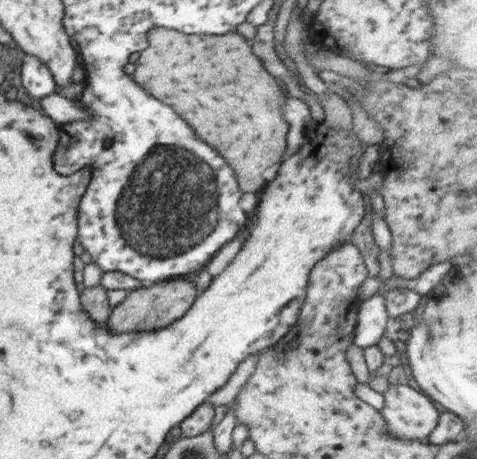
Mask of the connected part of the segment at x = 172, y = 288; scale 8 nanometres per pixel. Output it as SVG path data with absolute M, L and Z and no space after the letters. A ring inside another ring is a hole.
M192 277L161 281L148 288L141 286L139 289L130 291L124 301L113 308L105 326L114 335L162 329L182 319L196 301L197 296L197 287Z

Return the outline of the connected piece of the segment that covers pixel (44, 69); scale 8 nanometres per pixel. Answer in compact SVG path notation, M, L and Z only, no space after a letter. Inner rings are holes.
M26 55L20 66L21 85L26 89L30 98L44 98L49 94L56 93L57 84L48 66L39 58Z

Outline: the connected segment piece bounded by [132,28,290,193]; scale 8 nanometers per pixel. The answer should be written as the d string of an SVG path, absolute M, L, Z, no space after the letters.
M154 28L148 34L150 46L138 56L136 72L132 74L134 80L150 92L160 102L172 106L176 114L180 114L196 134L216 148L224 160L234 168L238 184L243 193L260 190L264 184L264 172L282 160L286 150L286 134L288 122L282 118L282 104L284 94L280 92L278 82L264 70L260 60L254 56L250 41L240 34L224 34L224 36L190 36L180 34L168 28Z

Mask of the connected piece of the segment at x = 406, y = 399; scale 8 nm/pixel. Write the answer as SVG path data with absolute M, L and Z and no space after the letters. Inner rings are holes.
M394 383L383 396L383 407L379 411L392 437L402 441L421 441L430 437L441 415L430 397L409 385Z

